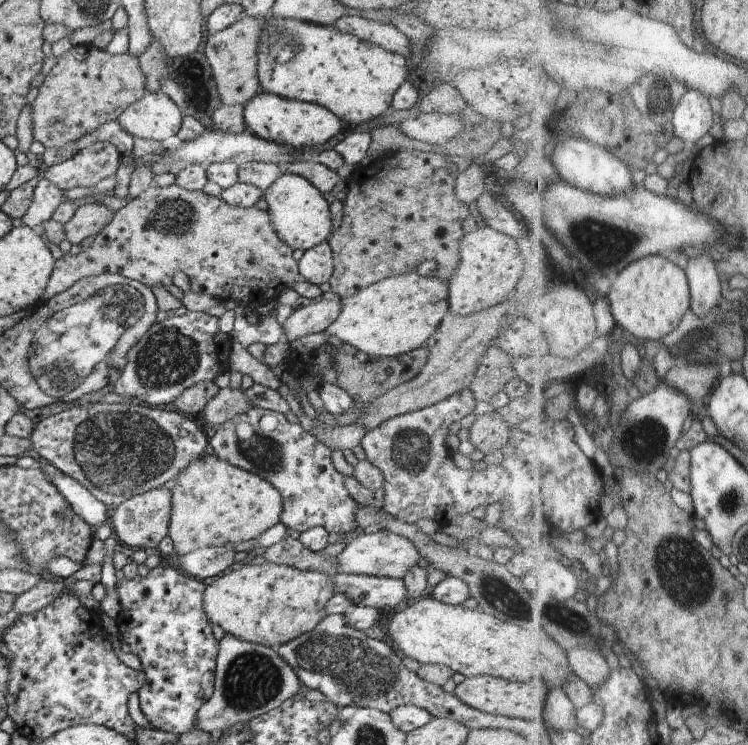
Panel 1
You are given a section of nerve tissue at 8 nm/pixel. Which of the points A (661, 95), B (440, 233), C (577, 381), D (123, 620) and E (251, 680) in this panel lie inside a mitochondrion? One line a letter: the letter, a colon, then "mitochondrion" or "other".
A: mitochondrion
B: other
C: other
D: other
E: mitochondrion

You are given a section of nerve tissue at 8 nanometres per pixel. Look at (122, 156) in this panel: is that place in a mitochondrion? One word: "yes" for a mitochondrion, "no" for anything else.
no

